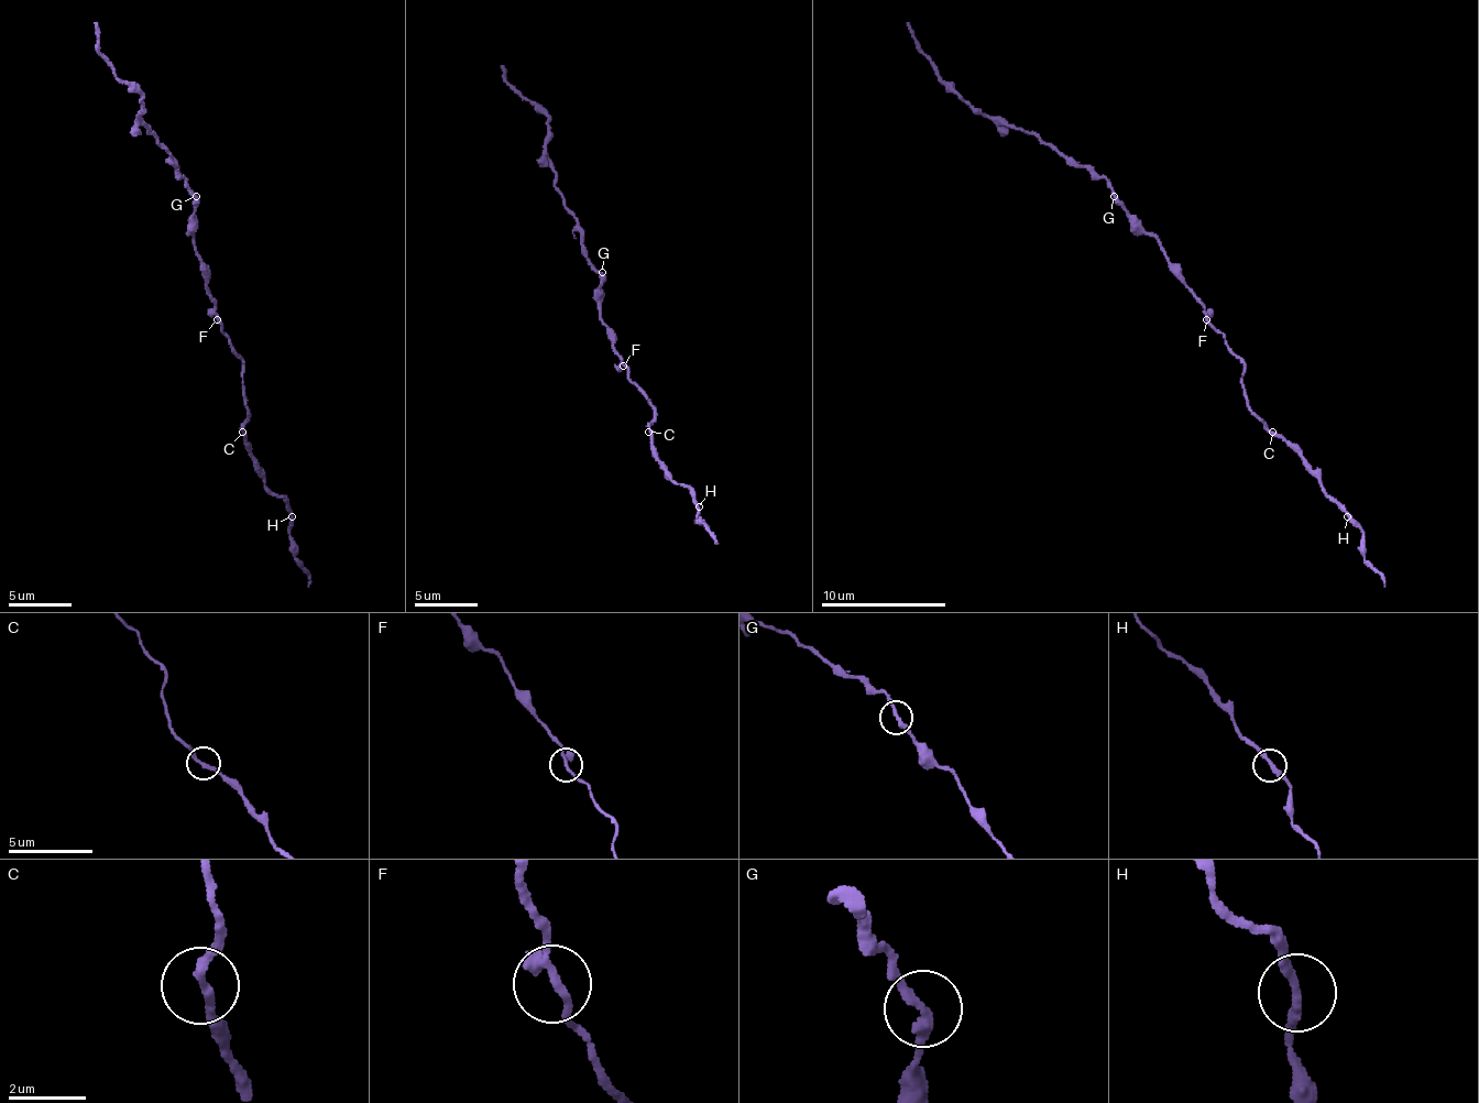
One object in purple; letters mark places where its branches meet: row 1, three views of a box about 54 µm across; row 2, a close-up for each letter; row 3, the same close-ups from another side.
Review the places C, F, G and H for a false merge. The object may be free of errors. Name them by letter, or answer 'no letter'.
no letter

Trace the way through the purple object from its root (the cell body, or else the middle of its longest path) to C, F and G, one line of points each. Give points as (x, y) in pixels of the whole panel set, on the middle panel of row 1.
C: (614, 340), (614, 350), (626, 369), (626, 375), (655, 410), (655, 422), (648, 432)
F: (614, 340), (614, 350), (623, 366)
G: (614, 340), (614, 335), (601, 321), (601, 272)

